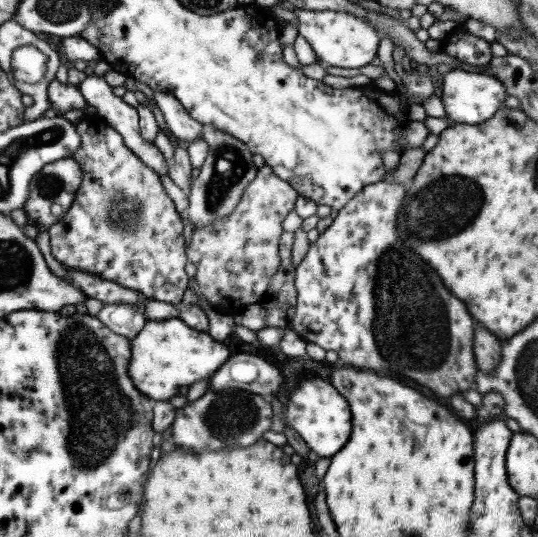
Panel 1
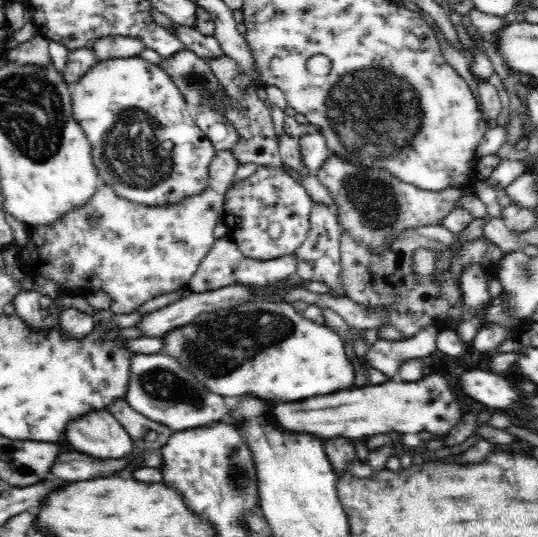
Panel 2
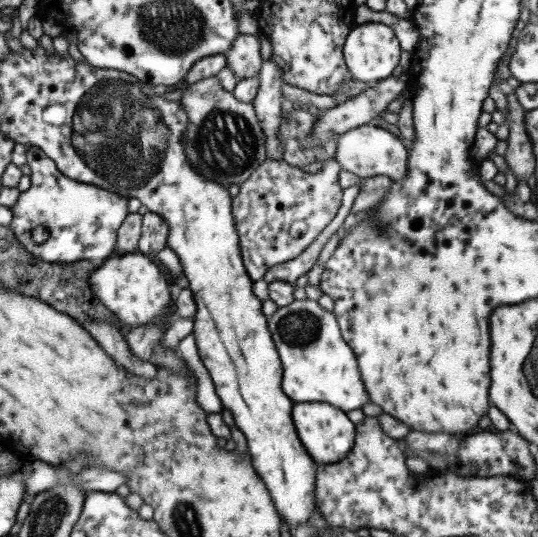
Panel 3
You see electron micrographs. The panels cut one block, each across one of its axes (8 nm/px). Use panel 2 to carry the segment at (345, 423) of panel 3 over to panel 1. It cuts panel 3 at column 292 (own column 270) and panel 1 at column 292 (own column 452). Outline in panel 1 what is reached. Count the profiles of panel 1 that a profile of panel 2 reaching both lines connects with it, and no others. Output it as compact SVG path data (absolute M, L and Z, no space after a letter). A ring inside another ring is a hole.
M303 380L291 392L287 400L287 416L285 422L303 438L303 442L313 450L319 458L333 458L349 440L351 430L351 414L343 396L331 384L323 380Z

